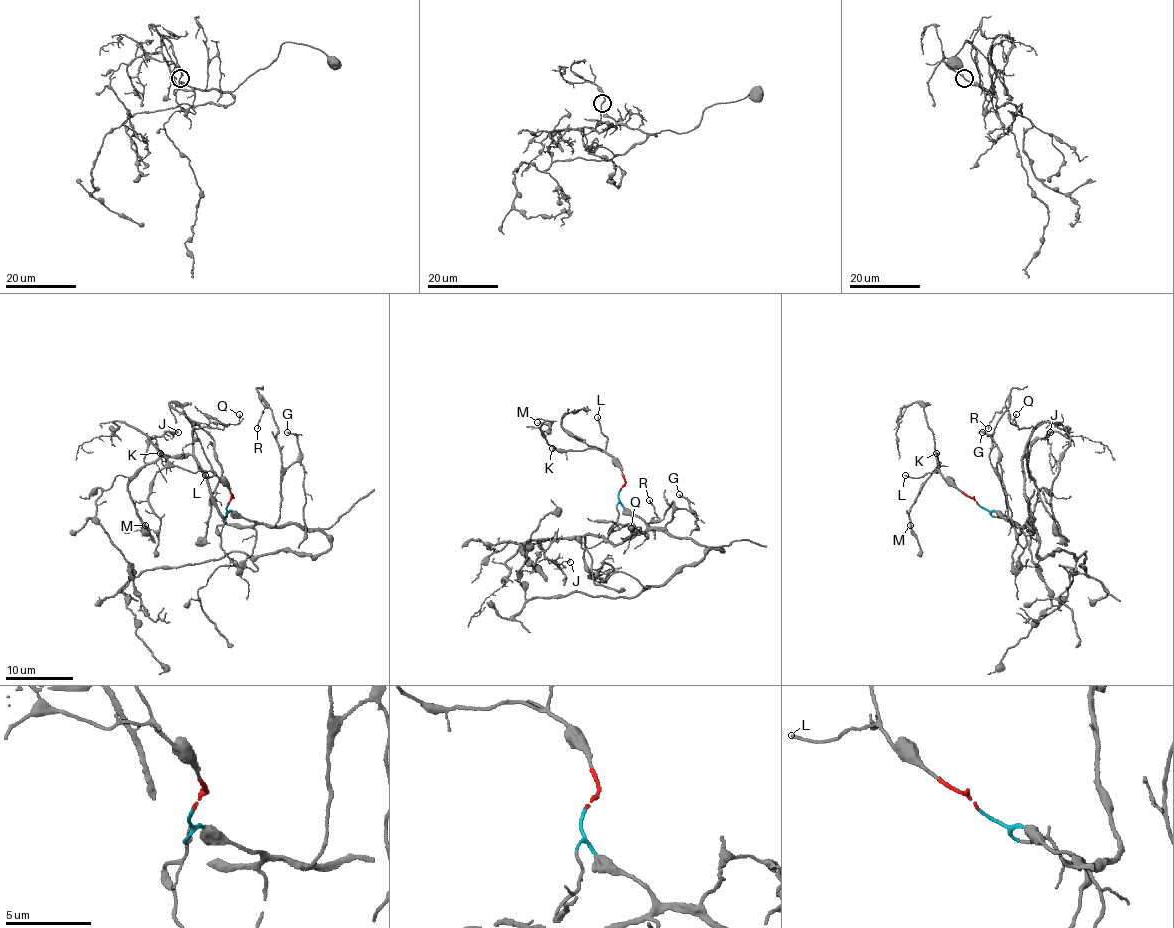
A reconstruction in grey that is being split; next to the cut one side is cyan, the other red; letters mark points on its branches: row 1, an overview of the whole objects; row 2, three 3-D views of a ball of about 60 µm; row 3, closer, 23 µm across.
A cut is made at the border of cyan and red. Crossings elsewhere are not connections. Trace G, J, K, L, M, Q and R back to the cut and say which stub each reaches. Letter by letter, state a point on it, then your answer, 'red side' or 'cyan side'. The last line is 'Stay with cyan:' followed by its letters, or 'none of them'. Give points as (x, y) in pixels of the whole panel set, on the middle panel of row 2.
G: place (679, 494); cyan side
J: place (570, 562); cyan side
K: place (552, 448); red side
L: place (597, 417); red side
M: place (537, 422); red side
Q: place (631, 528); cyan side
R: place (649, 500); cyan side
Stay with cyan: G, J, Q, R

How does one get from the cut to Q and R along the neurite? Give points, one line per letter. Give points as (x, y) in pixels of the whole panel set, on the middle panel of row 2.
Q: (620, 490), (620, 503), (646, 528), (619, 544), (587, 535), (585, 545), (595, 547), (612, 532), (630, 528)
R: (620, 490), (619, 498), (625, 508), (651, 527), (664, 527), (672, 518), (672, 502), (661, 520), (649, 500)

